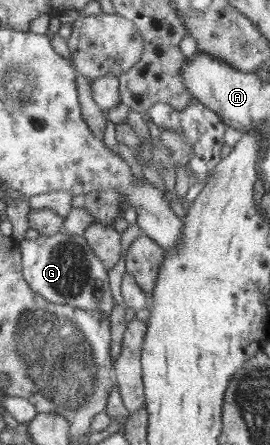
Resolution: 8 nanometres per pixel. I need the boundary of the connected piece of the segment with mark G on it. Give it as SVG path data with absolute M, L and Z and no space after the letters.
M63 229L51 236L28 237L20 245L23 250L23 272L26 281L36 293L44 296L48 301L55 301L62 305L72 305L72 307L78 309L105 312L109 315L116 309L116 298L110 291L110 277L108 277L107 266L96 256L85 234L72 234Z

